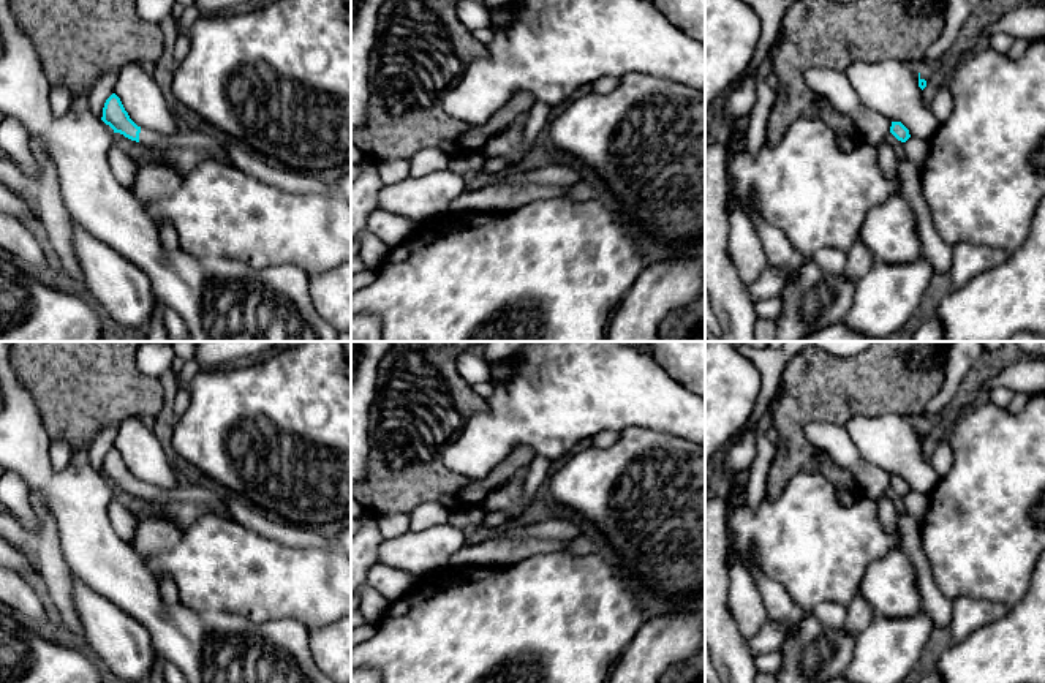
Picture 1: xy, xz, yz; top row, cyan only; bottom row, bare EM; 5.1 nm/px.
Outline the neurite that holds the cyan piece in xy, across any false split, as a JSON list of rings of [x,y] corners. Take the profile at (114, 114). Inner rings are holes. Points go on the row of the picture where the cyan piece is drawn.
[[[112,93],[103,108],[101,120],[109,125],[114,133],[120,133],[125,138],[141,142],[147,147],[188,147],[188,149],[199,149],[210,153],[210,158],[223,163],[231,164],[231,158],[221,142],[221,138],[210,130],[206,131],[191,131],[191,130],[180,130],[172,136],[164,136],[150,130],[142,130],[138,126],[125,111],[120,98]]]

